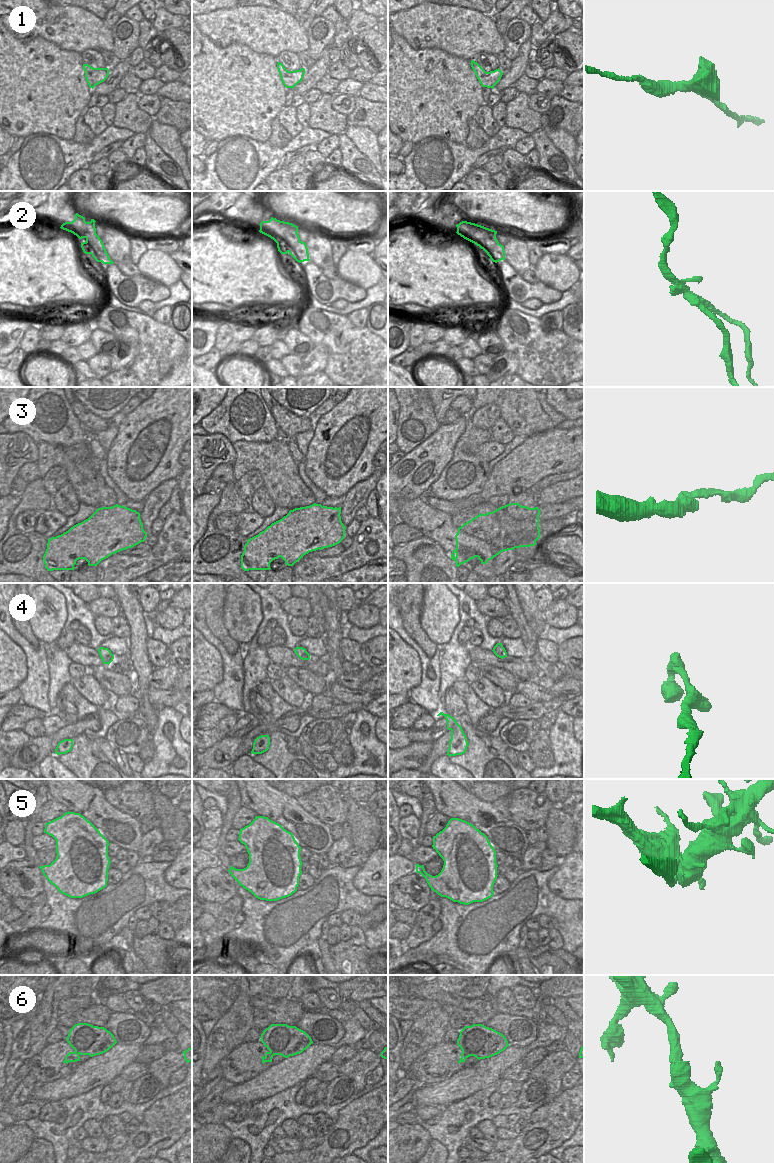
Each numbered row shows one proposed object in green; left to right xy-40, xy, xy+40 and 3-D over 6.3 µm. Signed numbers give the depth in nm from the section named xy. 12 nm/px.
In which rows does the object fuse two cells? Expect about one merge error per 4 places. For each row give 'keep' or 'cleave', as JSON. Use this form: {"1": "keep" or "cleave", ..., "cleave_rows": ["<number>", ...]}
{"1": "keep", "2": "cleave", "3": "cleave", "4": "keep", "5": "cleave", "6": "keep", "cleave_rows": ["2", "3", "5"]}

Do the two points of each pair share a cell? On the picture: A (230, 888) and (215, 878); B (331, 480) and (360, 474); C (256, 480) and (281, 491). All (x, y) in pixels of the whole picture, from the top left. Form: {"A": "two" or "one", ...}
{"A": "one", "B": "one", "C": "two"}

